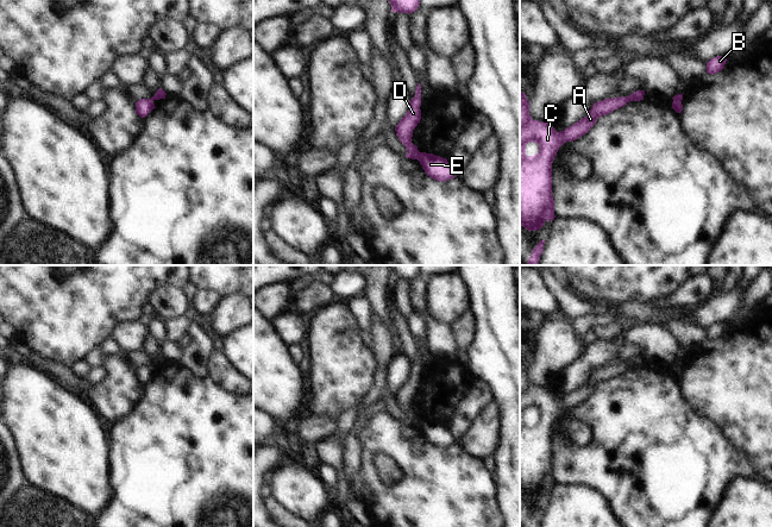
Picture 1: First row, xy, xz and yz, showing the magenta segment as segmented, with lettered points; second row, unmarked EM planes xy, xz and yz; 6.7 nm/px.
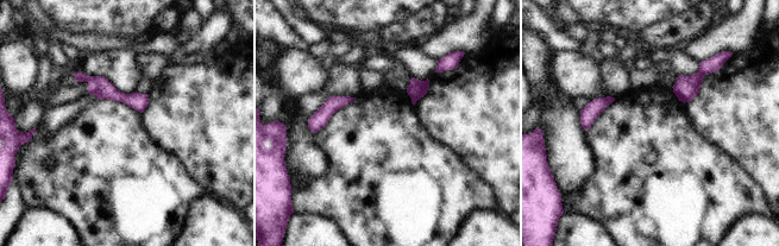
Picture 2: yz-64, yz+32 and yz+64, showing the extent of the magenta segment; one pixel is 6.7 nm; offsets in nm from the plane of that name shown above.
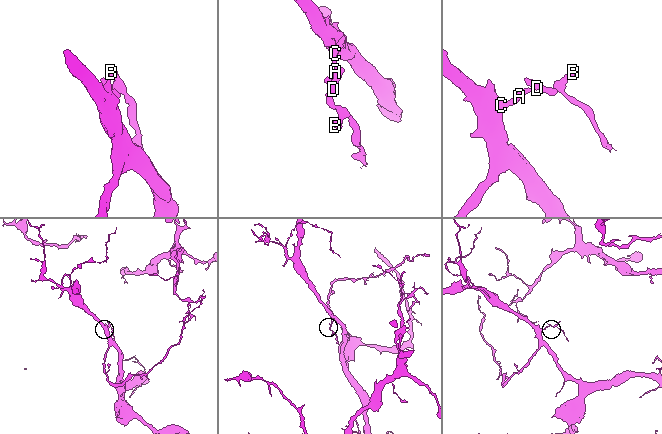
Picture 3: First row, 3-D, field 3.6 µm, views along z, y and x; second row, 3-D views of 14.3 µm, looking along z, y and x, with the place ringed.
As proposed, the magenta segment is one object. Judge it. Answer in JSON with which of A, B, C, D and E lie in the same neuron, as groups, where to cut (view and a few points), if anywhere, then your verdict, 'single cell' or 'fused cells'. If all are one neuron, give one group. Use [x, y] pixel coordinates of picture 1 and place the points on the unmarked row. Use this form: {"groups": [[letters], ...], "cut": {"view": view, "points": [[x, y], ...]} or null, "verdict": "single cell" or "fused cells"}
{"groups": [["A", "C", "D"], ["B", "E"]], "cut": {"view": "xz", "points": [[420, 419], [416, 425]]}, "verdict": "fused cells"}

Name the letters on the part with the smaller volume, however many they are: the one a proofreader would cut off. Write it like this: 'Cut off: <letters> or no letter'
Cut off: B, E

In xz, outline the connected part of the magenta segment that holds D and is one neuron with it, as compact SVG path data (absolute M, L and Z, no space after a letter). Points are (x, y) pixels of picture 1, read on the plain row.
M418 350L415 363L410 366L408 378L396 391L395 397L400 408L407 415L407 425L418 426L418 413L412 409L413 396L418 393L421 385L421 351Z

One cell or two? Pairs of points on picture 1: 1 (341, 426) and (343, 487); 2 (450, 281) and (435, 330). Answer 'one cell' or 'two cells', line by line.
1: one cell
2: two cells

